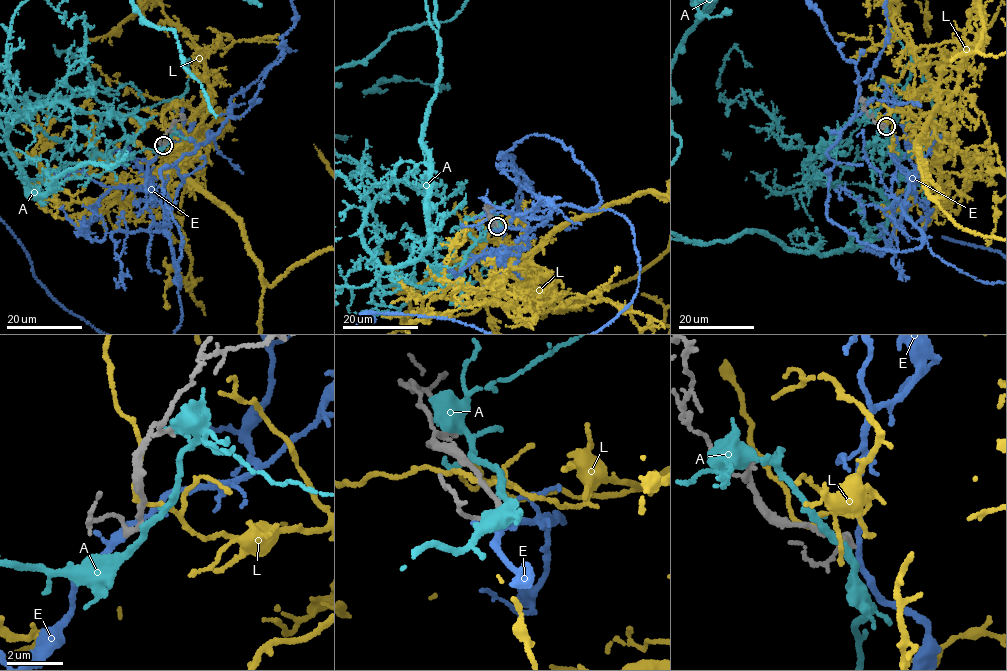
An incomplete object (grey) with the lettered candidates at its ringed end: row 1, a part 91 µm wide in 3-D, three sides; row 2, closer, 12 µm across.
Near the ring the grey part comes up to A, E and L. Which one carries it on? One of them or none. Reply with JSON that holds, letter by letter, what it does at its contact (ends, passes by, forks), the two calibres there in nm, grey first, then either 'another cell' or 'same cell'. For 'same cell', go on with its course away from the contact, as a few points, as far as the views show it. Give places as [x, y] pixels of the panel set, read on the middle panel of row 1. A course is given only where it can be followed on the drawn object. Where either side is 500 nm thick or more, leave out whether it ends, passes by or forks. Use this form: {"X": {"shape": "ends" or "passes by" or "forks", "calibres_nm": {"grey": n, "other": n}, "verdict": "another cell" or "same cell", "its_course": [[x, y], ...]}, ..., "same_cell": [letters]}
{"A": {"shape": "passes by", "calibres_nm": {"grey": 180, "other": 240}, "verdict": "another cell"}, "E": {"shape": "passes by", "calibres_nm": {"grey": 150, "other": 200}, "verdict": "same cell", "its_course": [[497, 226], [525, 231], [563, 203], [608, 209], [633, 229], [637, 291], [598, 330]]}, "L": {"shape": "passes by", "calibres_nm": {"grey": 200, "other": 140}, "verdict": "another cell"}, "same_cell": ["E"]}

